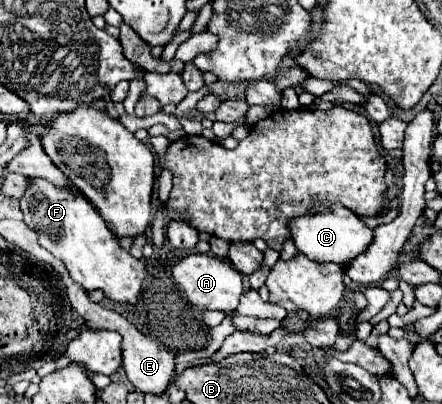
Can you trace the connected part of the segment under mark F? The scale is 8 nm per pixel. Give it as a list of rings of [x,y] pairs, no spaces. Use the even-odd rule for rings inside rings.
[[[34,178],[32,186],[22,196],[24,222],[38,234],[38,244],[46,248],[54,258],[62,260],[70,278],[78,282],[84,290],[102,290],[106,298],[114,302],[136,304],[142,282],[146,278],[146,268],[142,260],[130,256],[124,250],[102,216],[90,206],[82,196],[74,196],[68,190],[60,190],[54,184]]]

